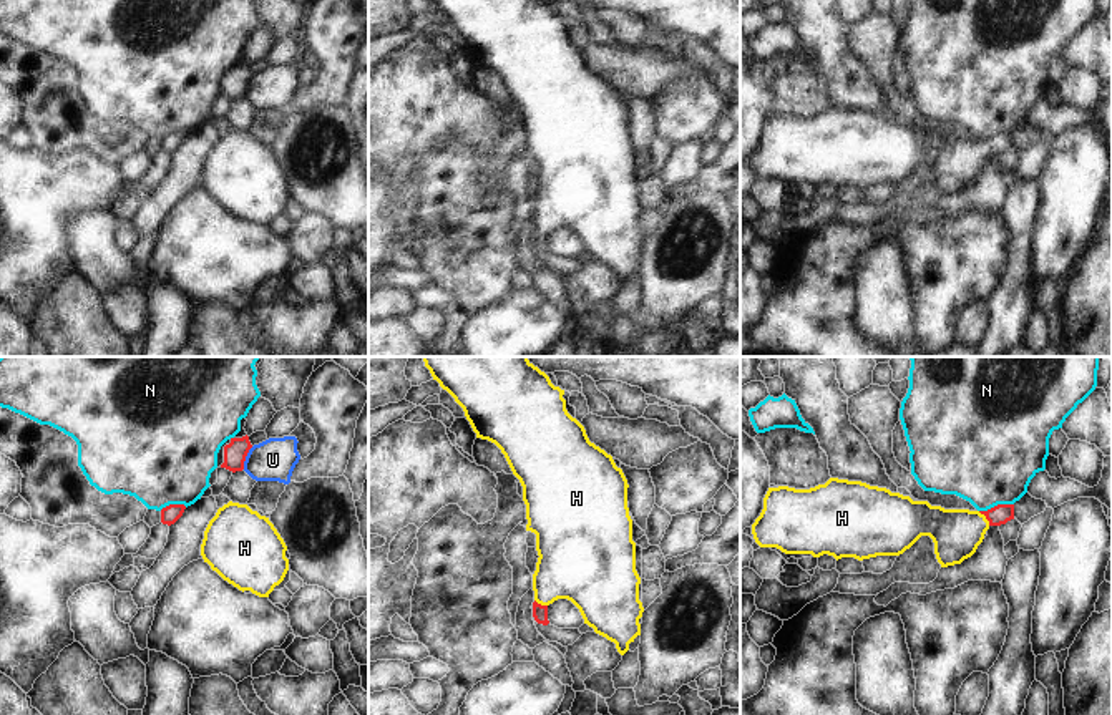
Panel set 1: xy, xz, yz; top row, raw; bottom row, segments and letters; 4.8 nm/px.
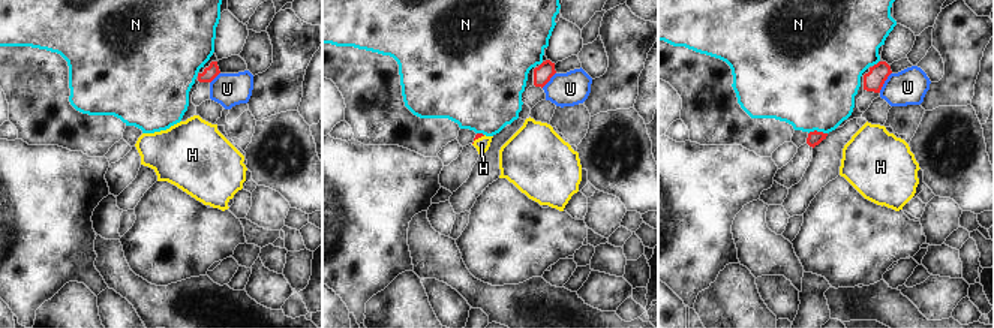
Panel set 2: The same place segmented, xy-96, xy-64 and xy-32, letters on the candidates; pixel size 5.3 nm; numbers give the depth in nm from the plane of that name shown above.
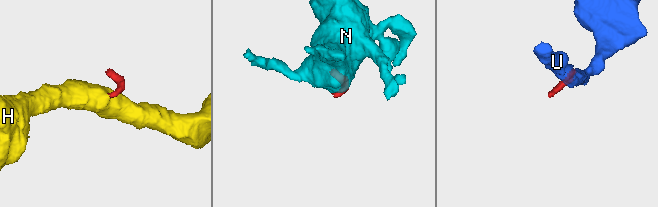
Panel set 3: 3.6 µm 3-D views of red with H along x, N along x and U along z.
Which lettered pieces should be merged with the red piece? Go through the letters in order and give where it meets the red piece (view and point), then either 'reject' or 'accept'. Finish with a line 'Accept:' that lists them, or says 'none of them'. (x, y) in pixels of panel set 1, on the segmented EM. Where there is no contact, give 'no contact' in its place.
H: yz (986, 518) | accept
N: yz (998, 505) | reject
U: xy (244, 458) | reject
Accept: H

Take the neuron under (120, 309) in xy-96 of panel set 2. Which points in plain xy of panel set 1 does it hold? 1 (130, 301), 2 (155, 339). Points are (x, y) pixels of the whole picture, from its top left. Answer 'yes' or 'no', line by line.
1: yes
2: no

